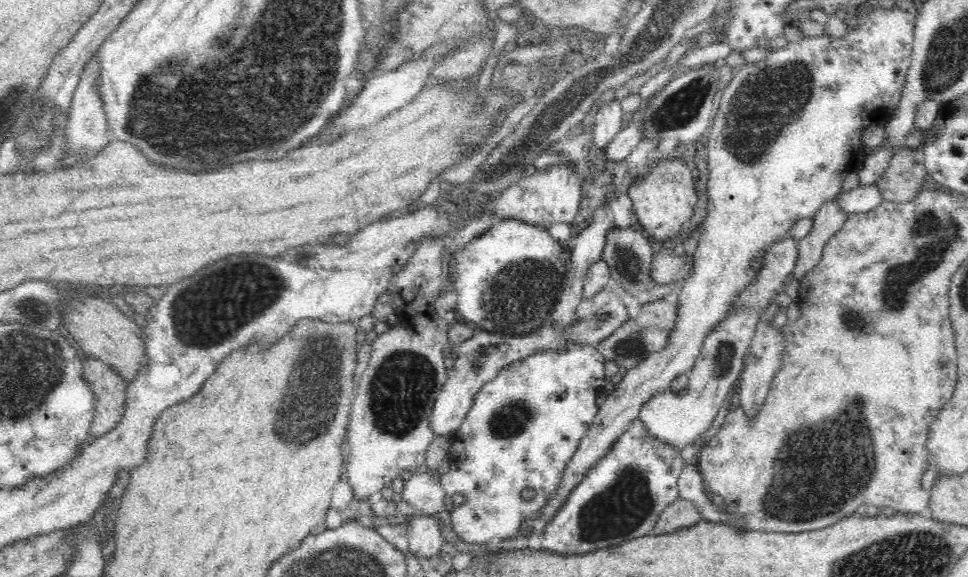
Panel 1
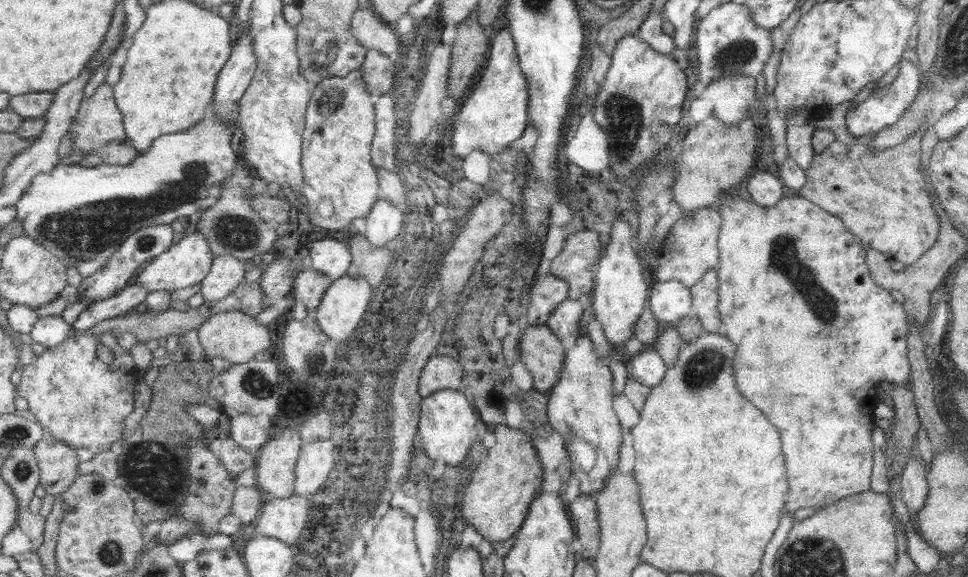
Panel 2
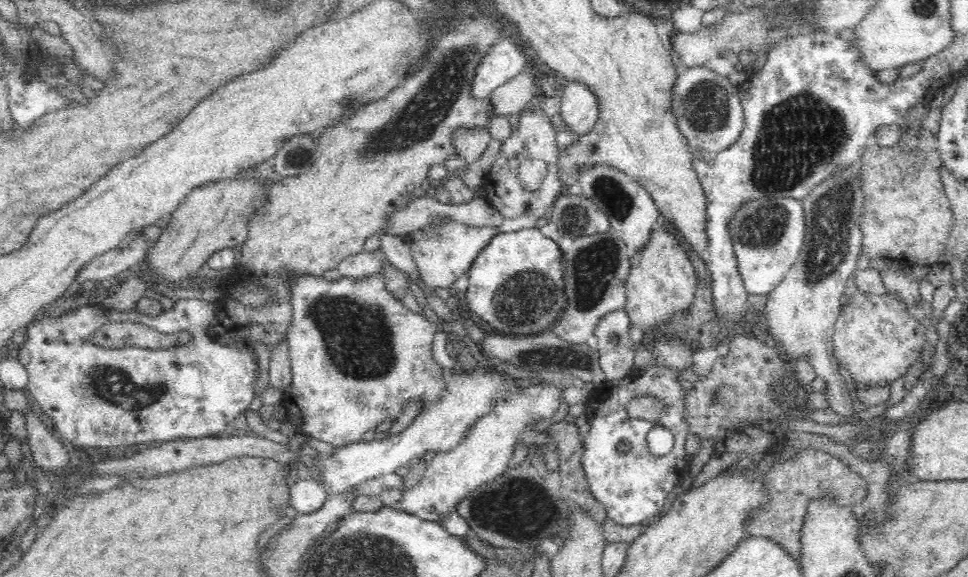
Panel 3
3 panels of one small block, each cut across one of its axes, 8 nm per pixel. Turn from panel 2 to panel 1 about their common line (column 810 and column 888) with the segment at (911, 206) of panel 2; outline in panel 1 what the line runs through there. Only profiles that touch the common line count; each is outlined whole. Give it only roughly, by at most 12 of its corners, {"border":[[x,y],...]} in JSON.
{"border":[[923,149],[894,151],[876,185],[885,202],[924,190]]}

